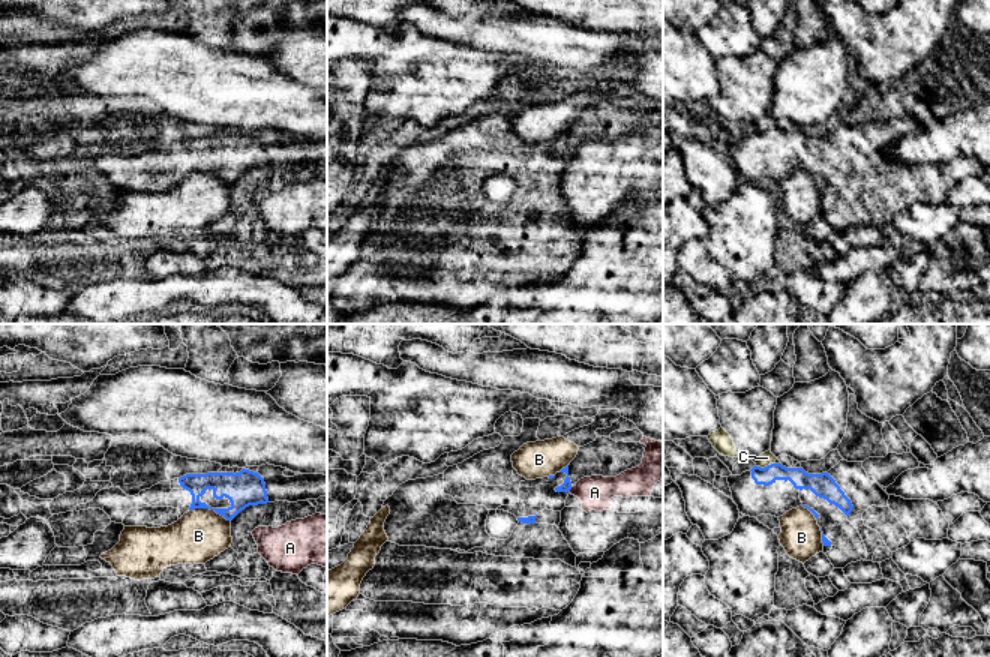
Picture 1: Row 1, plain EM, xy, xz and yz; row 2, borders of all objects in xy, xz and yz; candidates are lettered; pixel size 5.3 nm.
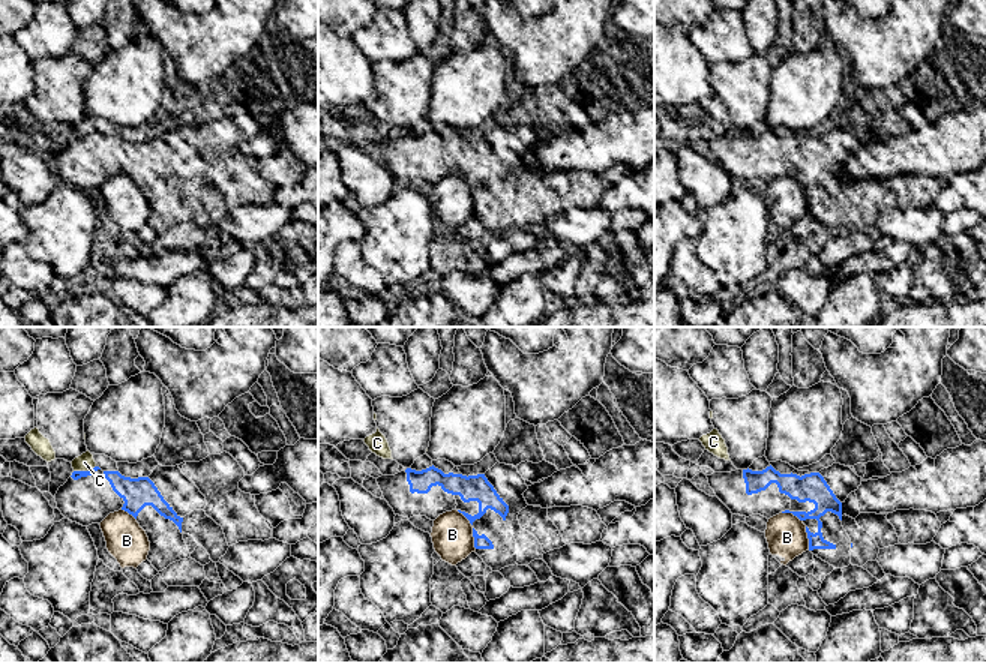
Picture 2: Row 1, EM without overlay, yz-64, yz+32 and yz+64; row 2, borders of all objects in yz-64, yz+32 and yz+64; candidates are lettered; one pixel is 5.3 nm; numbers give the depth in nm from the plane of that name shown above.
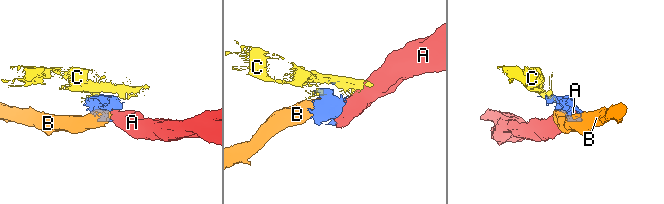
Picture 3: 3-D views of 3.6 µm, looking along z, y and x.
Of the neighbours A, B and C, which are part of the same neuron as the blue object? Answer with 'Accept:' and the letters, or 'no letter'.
Accept: no letter

